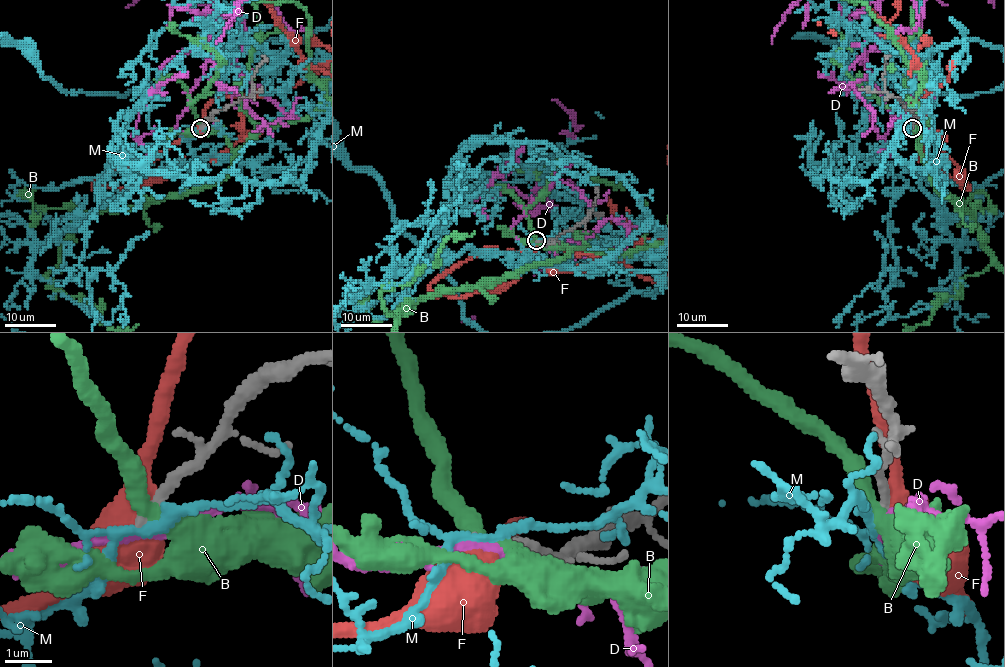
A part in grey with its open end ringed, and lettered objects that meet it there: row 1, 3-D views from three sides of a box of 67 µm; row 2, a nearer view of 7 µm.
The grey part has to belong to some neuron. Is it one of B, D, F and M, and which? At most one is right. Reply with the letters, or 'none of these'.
none of these

